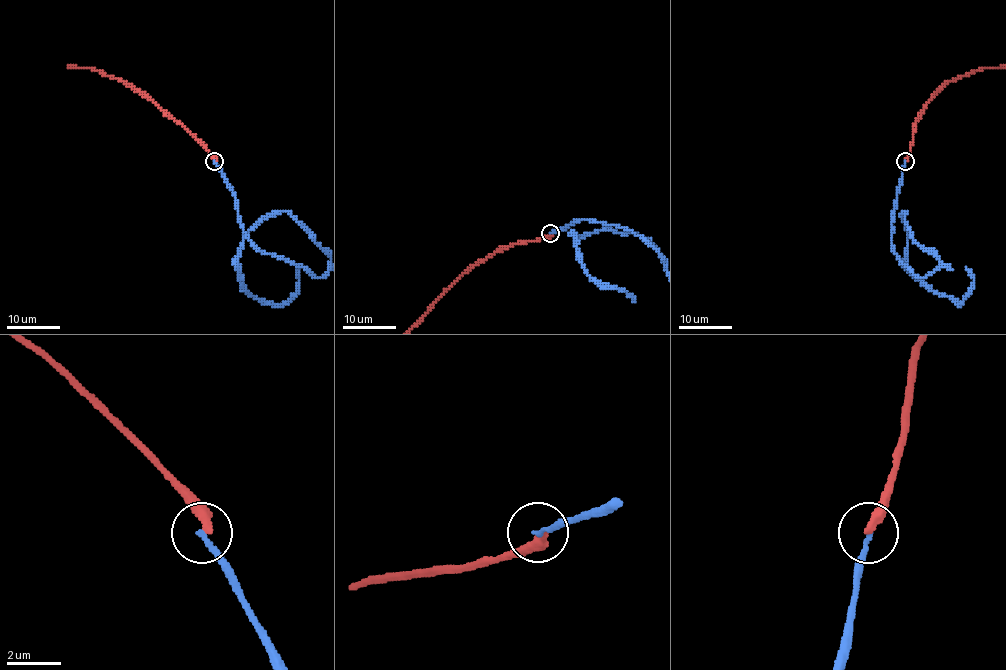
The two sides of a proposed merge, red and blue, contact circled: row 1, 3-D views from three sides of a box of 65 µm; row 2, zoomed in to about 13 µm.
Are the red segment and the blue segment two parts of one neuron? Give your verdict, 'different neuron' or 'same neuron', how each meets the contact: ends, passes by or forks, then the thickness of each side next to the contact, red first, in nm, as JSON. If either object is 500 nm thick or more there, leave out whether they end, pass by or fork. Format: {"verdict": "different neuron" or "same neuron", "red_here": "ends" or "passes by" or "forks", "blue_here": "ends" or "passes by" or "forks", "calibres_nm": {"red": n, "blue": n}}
{"verdict": "different neuron", "red_here": "ends", "blue_here": "ends", "calibres_nm": {"red": 400, "blue": 180}}

